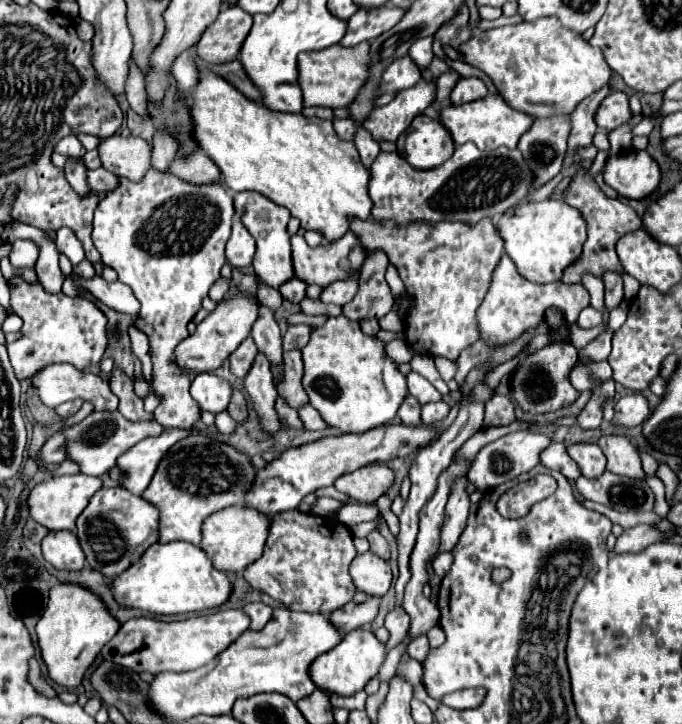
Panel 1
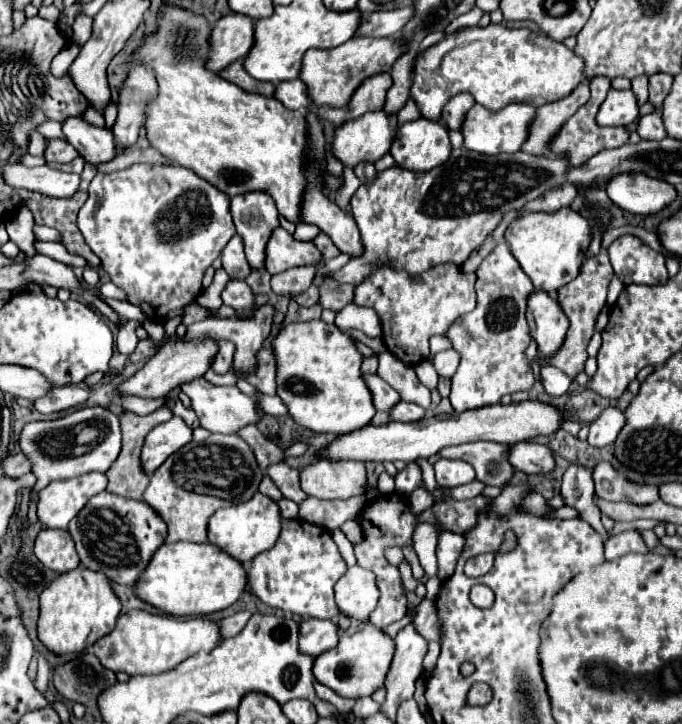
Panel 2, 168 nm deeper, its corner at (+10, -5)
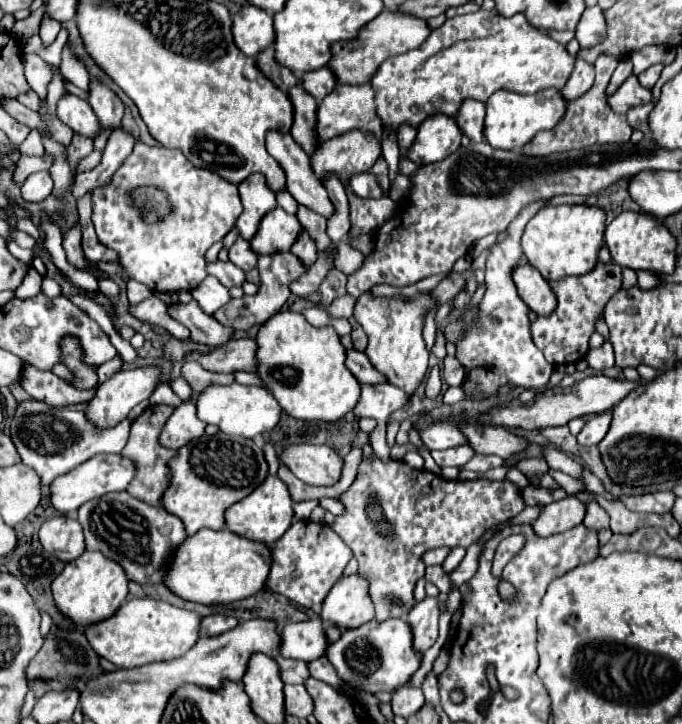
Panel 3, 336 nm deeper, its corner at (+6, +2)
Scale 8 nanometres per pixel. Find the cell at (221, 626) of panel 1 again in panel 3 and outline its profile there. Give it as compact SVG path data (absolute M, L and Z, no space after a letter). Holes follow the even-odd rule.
M130 599L122 603L114 617L86 627L84 633L100 657L112 661L120 669L130 669L182 657L198 641L200 621L202 617L198 613L178 609L164 601Z

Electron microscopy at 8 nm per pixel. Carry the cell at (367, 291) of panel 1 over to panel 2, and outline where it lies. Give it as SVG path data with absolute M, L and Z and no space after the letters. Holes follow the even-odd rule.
M326 274L324 282L320 286L320 304L324 308L340 312L346 304L352 302L352 298L354 298L352 292L354 292L354 286L350 286L350 284L334 284L332 274Z

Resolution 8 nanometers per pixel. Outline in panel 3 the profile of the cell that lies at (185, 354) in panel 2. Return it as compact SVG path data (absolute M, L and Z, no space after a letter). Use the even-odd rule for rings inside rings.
M156 365L132 367L126 371L120 371L98 387L94 399L86 407L86 413L88 413L90 421L94 421L98 427L114 427L118 421L126 419L126 415L130 413L130 409L134 405L150 399L150 395L154 393L154 389L158 387L160 381L162 381L162 369Z

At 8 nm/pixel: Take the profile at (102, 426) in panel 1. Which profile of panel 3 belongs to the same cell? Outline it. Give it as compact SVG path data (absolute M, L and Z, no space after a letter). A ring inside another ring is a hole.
M32 399L18 405L10 431L22 463L32 467L38 473L40 483L46 487L54 477L82 465L82 461L88 461L98 453L120 453L128 441L130 421L124 419L110 429L100 429L86 417L86 411L52 409L46 403Z

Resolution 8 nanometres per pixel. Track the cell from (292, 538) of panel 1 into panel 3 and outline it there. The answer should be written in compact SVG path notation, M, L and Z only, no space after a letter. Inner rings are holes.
M308 519L294 521L284 537L270 547L270 551L272 563L266 587L308 609L318 607L326 599L328 591L342 577L348 561L352 559L352 549L332 531L328 523L314 523Z

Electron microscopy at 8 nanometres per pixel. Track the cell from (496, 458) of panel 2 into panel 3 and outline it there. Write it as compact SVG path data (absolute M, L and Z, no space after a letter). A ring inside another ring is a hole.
M434 425L434 429L426 429L426 433L420 433L420 437L428 445L428 449L450 449L458 445L470 445L466 435L454 425Z

